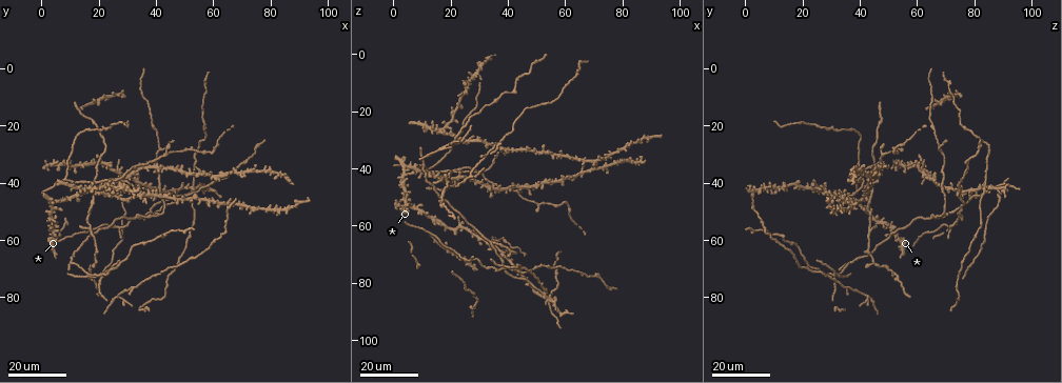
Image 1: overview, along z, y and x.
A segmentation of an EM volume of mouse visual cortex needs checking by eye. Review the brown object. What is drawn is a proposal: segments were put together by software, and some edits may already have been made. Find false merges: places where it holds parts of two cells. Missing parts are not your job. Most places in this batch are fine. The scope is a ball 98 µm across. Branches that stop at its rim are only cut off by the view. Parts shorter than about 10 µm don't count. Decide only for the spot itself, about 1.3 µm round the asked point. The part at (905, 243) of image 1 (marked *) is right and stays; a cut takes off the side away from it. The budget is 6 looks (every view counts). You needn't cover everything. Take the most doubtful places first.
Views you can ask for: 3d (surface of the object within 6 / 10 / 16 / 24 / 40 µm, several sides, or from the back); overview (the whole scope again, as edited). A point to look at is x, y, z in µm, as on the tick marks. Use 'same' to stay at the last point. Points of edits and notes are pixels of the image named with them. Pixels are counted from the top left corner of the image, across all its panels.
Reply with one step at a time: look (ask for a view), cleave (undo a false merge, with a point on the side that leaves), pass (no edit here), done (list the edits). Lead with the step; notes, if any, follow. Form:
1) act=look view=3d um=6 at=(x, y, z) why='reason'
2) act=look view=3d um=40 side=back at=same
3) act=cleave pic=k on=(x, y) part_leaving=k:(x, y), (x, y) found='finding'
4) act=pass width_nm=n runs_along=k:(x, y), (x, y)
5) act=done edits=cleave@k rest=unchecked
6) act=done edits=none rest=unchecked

act=look view=3d um=24 at=(16, 72, 33) why='four-way junction'

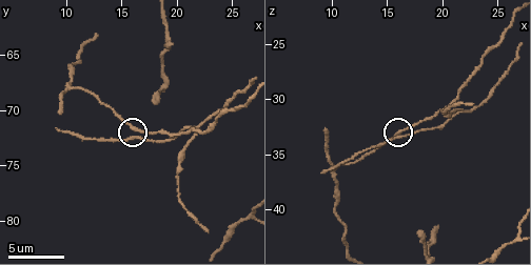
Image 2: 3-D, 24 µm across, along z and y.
act=look view=3d um=10 at=(16.4, 72.0, 33.0) why='closer look'

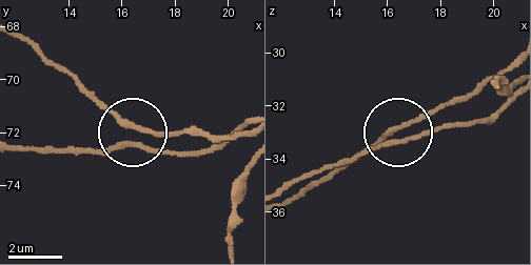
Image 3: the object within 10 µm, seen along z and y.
act=look view=3d um=6 at=(16.7, 71.9, 32.6)

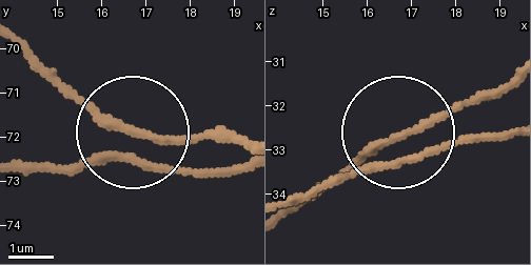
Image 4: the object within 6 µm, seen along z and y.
act=pass arms=4 found='all the same cell'

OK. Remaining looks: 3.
act=look view=3d um=16 at=(33, 77, 36) why='branch point'

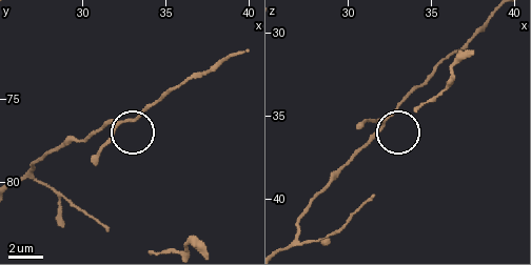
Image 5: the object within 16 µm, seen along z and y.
act=look view=3d um=6 at=(32.1, 76.4, 35.2)

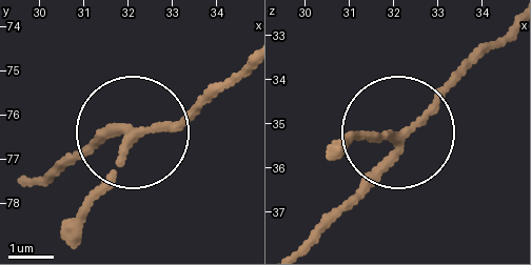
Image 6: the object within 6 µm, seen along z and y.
act=pass arms=3 found='continuous, no second cell'

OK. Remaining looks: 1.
act=done edits=none rest=unchecked

